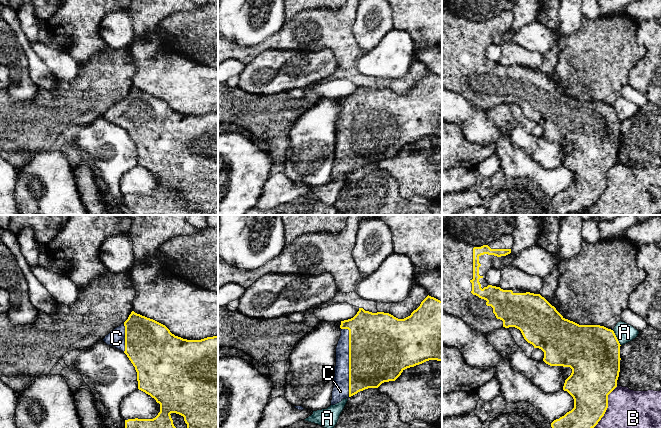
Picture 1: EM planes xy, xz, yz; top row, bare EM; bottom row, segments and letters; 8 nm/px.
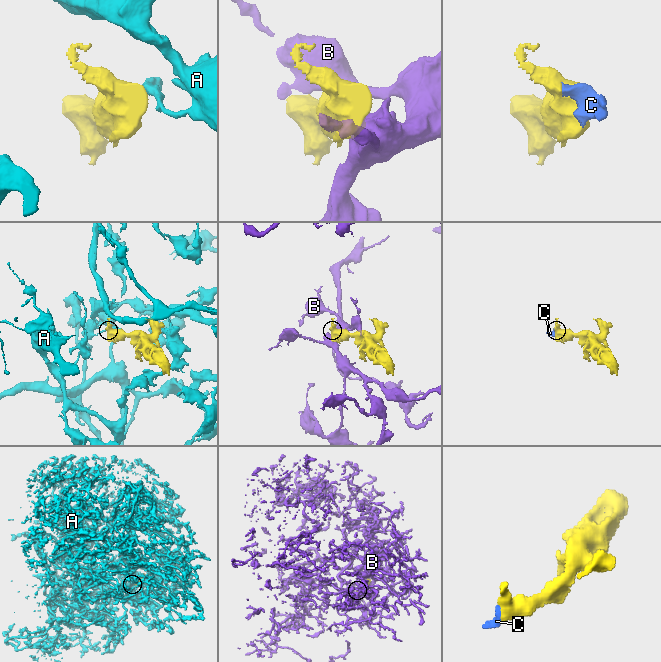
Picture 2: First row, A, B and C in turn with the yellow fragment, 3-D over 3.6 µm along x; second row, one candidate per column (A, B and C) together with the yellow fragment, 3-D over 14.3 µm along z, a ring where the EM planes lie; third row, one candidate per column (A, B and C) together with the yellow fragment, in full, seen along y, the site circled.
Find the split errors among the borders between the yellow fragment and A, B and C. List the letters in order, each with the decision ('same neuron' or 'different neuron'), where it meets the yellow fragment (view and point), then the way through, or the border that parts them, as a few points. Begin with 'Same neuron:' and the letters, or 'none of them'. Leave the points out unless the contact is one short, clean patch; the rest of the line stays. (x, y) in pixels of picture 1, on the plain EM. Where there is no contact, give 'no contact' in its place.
Same neuron: C
A: different neuron; contact yz (616, 114)
B: different neuron; contact yz (604, 189)
C: same neuron; contact xz (349, 136)

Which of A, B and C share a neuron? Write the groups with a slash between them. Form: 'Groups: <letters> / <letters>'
Groups: A / B / C

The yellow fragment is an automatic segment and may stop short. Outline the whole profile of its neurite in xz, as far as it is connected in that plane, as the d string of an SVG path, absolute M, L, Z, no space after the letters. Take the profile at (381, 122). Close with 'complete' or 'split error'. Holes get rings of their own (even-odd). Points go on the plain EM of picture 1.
M429 71L404 95L359 84L353 94L341 97L340 104L331 181L365 165L395 157L407 144L429 136L442 138L442 77Z | split error

